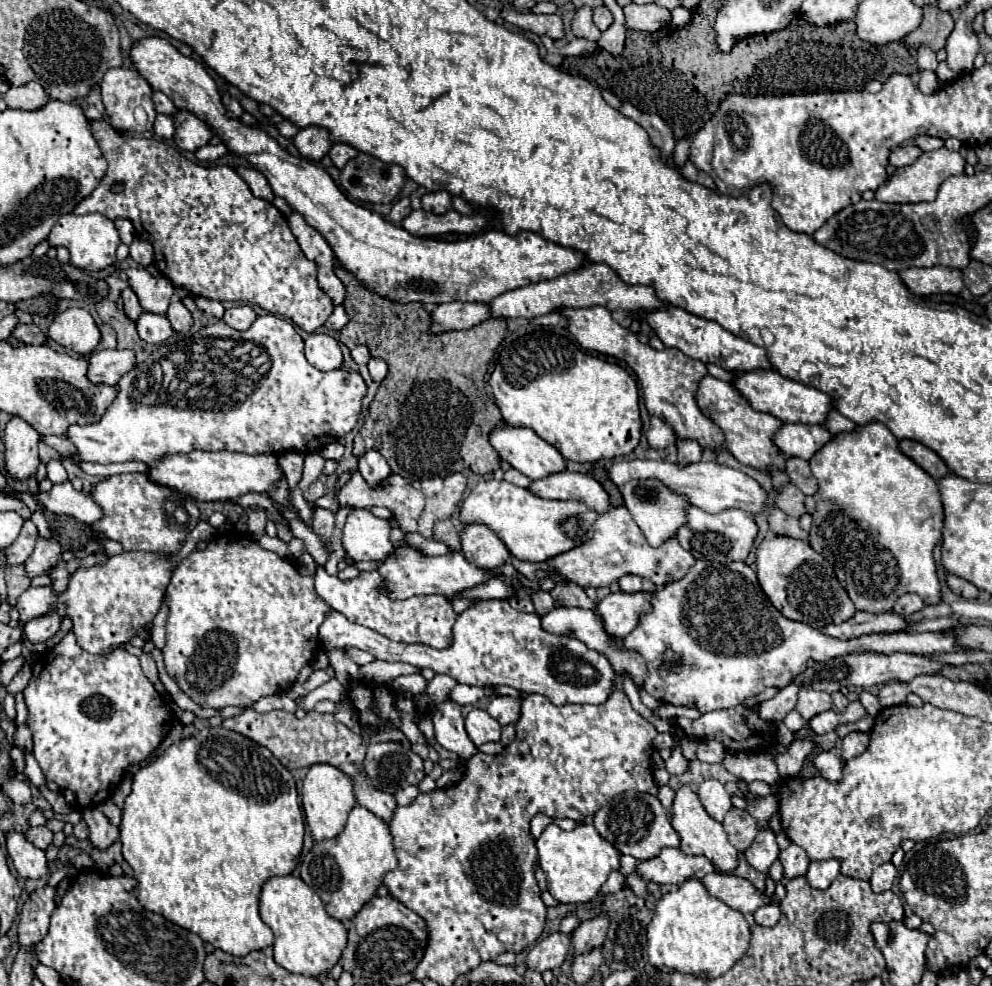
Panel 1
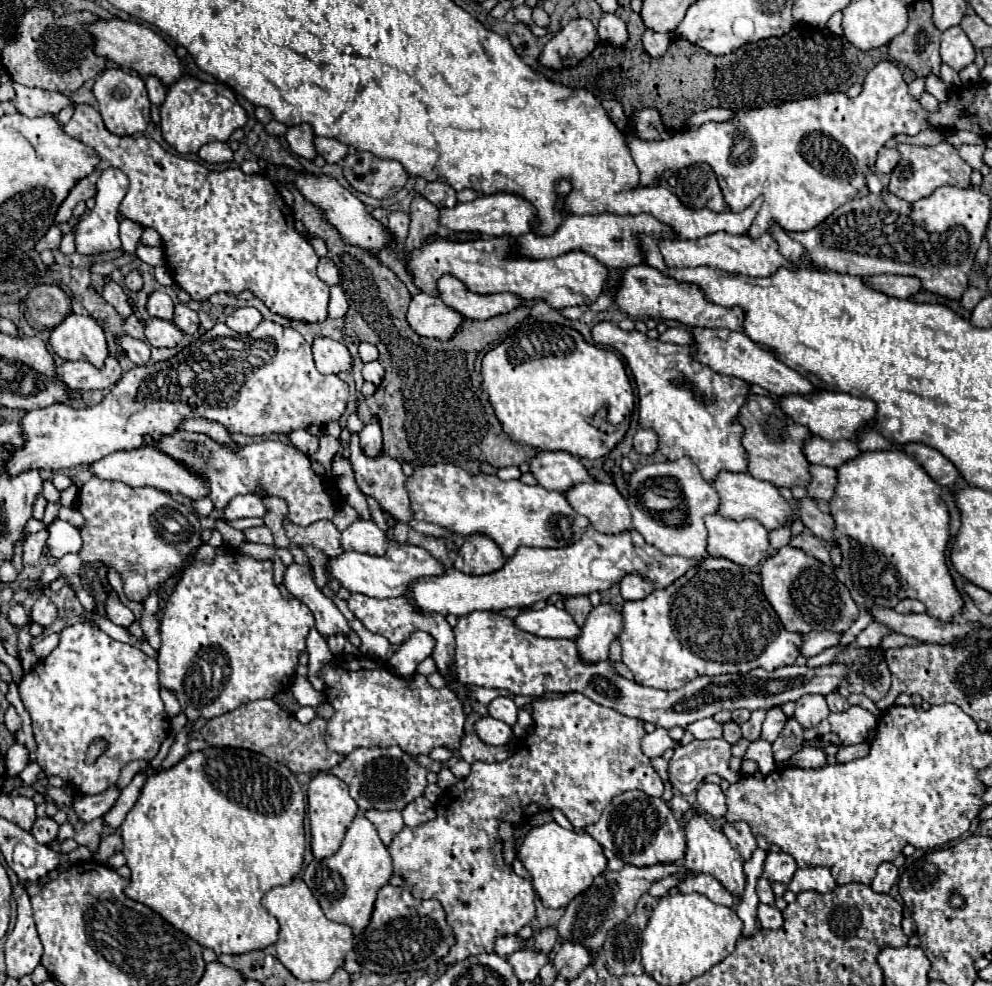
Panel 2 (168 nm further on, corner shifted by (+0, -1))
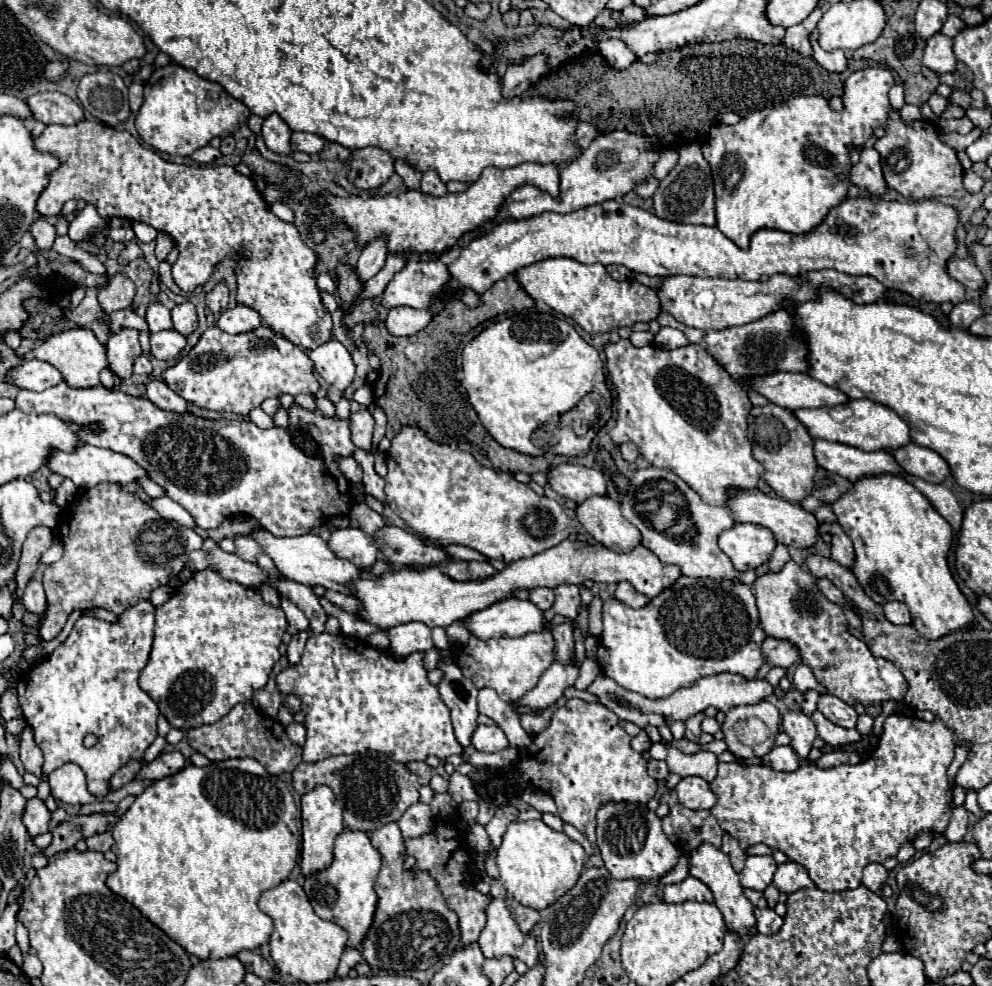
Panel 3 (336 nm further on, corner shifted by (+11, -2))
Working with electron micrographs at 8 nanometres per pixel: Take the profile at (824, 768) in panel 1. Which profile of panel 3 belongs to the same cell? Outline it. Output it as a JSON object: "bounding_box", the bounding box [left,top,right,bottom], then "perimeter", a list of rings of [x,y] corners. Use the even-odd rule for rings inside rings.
{"bounding_box":[762,746,800,772],"perimeter":[[[774,746],[762,760],[764,764],[782,772],[792,772],[800,766],[800,756],[792,746]]]}

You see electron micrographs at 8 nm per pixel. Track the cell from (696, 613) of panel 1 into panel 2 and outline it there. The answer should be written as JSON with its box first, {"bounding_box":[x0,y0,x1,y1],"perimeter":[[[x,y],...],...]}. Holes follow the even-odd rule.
{"bounding_box":[621,557,801,691],"perimeter":[[[709,557],[703,563],[693,565],[673,585],[657,589],[641,601],[625,601],[621,615],[621,659],[631,669],[635,681],[645,687],[671,691],[681,689],[687,681],[693,681],[701,675],[749,673],[757,667],[773,671],[777,667],[793,665],[799,657],[801,635],[785,631],[777,613],[761,591],[761,577],[723,557]]]}

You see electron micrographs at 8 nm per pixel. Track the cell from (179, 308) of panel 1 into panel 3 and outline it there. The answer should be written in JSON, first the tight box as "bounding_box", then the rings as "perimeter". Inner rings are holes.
{"bounding_box":[170,302,198,336],"perimeter":[[[192,302],[178,304],[176,308],[172,308],[170,314],[172,314],[174,330],[180,332],[182,336],[190,336],[196,330],[198,320],[196,320],[196,308],[192,306]]]}

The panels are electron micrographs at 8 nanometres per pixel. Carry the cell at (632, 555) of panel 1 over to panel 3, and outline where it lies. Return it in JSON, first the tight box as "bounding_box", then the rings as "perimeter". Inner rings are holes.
{"bounding_box":[354,538,680,628],"perimeter":[[[566,538],[562,544],[544,550],[532,558],[522,558],[516,562],[510,562],[504,570],[496,572],[494,576],[488,576],[484,580],[468,580],[468,582],[456,582],[452,580],[448,574],[444,574],[438,566],[428,566],[422,570],[410,570],[410,568],[402,568],[394,574],[382,574],[374,580],[358,580],[358,584],[354,584],[356,596],[362,602],[360,614],[358,618],[364,622],[370,622],[374,626],[382,626],[382,628],[392,628],[398,624],[408,624],[408,622],[422,622],[428,628],[434,626],[442,626],[448,628],[452,622],[456,620],[464,620],[468,616],[472,616],[474,612],[486,610],[492,604],[506,600],[510,596],[514,596],[516,590],[534,590],[534,588],[556,588],[562,584],[582,584],[586,580],[592,582],[622,582],[628,580],[638,592],[646,594],[648,598],[658,596],[658,592],[662,592],[664,588],[668,588],[670,584],[674,584],[680,578],[680,568],[676,564],[662,564],[650,550],[636,546],[630,552],[614,552],[602,544],[590,544],[588,540],[578,540],[578,538]]]}

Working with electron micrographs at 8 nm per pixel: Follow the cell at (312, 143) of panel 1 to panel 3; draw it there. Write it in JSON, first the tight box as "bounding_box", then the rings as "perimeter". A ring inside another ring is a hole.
{"bounding_box":[260,114,292,154],"perimeter":[[[272,114],[272,116],[268,116],[264,120],[260,134],[262,134],[266,146],[272,152],[276,152],[276,154],[292,154],[292,148],[290,148],[292,130],[288,128],[288,124],[278,114]]]}

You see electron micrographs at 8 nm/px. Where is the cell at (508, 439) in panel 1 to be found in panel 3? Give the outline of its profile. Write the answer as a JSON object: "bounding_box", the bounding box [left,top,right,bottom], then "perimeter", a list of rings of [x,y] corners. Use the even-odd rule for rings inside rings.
{"bounding_box":[548,464,606,504],"perimeter":[[[558,464],[548,468],[548,484],[560,496],[580,504],[588,496],[606,494],[606,480],[600,470],[580,464]]]}

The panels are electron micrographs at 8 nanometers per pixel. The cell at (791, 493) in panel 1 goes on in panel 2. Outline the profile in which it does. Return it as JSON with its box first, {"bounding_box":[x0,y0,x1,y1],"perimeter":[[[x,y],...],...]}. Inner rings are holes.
{"bounding_box":[797,499,835,543],"perimeter":[[[803,499],[799,503],[797,511],[799,511],[797,515],[803,519],[803,525],[809,527],[815,537],[819,537],[823,541],[829,541],[829,543],[835,543],[835,535],[833,535],[835,523],[833,523],[831,515],[821,513],[811,499]]]}

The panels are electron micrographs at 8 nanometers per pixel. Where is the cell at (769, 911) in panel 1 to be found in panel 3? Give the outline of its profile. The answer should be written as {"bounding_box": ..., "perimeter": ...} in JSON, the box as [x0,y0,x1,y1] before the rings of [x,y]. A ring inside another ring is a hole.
{"bounding_box":[754,908,782,934],"perimeter":[[[754,908],[754,916],[756,916],[756,930],[760,934],[776,934],[778,928],[782,926],[782,918],[772,910],[772,908]]]}

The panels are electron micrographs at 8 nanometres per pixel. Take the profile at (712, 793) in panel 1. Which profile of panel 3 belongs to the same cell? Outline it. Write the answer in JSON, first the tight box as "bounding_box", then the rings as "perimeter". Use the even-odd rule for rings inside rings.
{"bounding_box":[674,778,716,810],"perimeter":[[[682,778],[682,782],[674,790],[678,794],[680,804],[690,810],[710,810],[716,804],[716,796],[712,794],[708,782],[702,778]]]}

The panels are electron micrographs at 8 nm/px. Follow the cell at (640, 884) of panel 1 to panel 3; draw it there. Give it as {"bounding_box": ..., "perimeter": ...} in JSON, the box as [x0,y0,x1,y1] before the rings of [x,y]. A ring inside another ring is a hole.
{"bounding_box":[658,856,688,886],"perimeter":[[[680,856],[680,860],[678,860],[678,864],[666,874],[666,876],[662,876],[660,880],[658,880],[658,884],[662,884],[662,886],[668,886],[668,884],[676,884],[676,882],[682,882],[684,878],[688,876],[688,866],[686,866],[686,856]]]}

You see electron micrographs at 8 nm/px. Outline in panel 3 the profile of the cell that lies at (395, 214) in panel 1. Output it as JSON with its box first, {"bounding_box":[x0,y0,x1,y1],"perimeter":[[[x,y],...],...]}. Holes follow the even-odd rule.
{"bounding_box":[356,236,386,280],"perimeter":[[[378,236],[374,238],[372,242],[366,244],[356,268],[358,268],[358,276],[362,276],[362,280],[370,280],[372,276],[378,274],[378,270],[384,266],[386,262],[386,238],[384,236]]]}

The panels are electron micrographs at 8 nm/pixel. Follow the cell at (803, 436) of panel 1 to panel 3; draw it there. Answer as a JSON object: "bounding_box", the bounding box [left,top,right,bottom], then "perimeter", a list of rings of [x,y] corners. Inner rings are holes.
{"bounding_box":[814,440,902,482],"perimeter":[[[814,440],[814,456],[820,468],[840,474],[850,482],[868,474],[884,474],[884,472],[902,474],[902,468],[886,450],[864,452],[848,444]]]}

